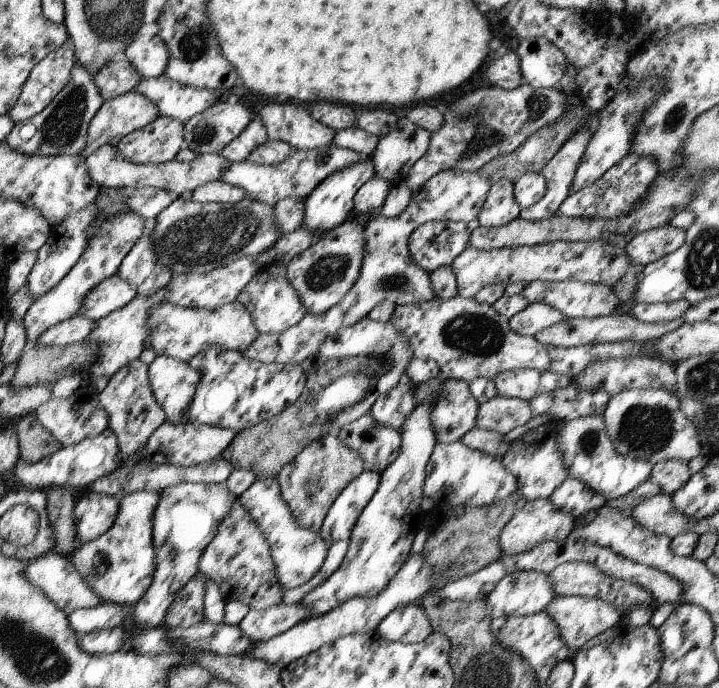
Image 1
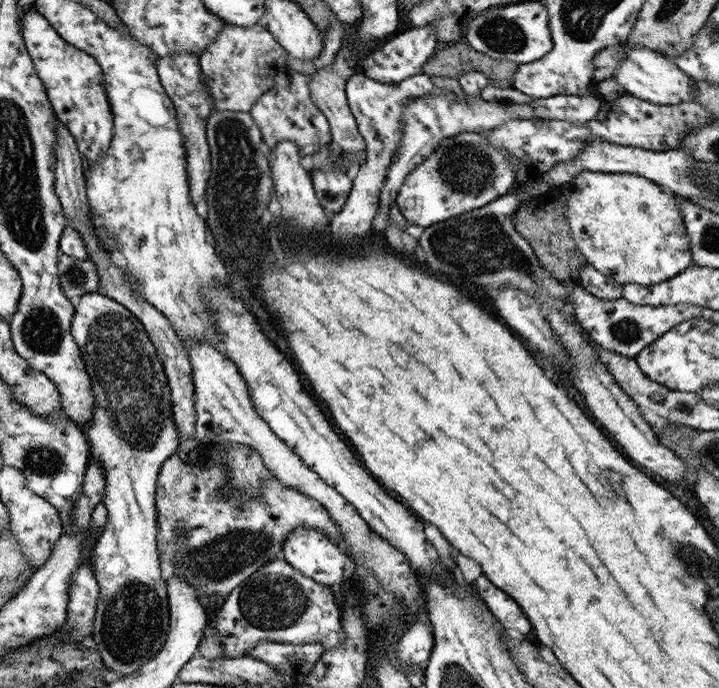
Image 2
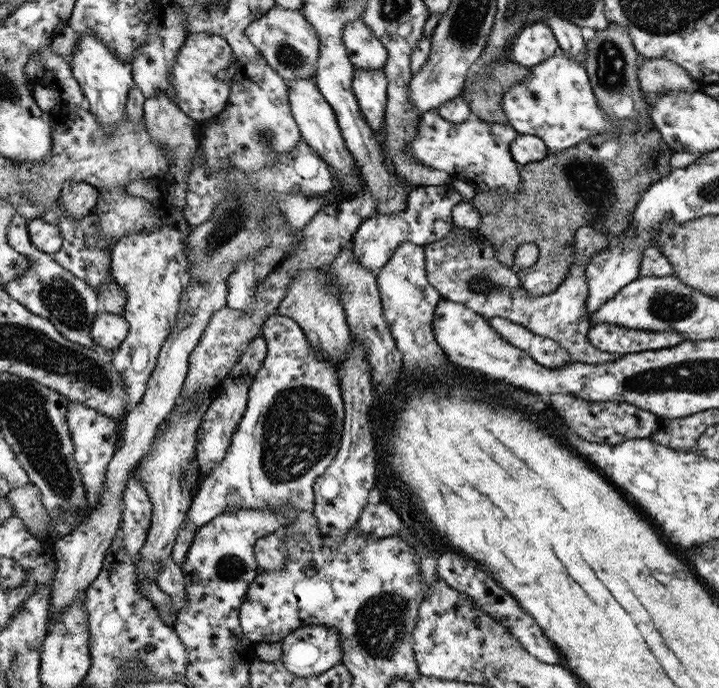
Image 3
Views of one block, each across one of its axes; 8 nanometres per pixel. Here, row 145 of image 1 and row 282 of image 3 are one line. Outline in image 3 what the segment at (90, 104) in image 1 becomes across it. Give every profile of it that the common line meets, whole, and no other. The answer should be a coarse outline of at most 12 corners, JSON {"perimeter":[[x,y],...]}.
{"perimeter":[[28,220],[9,225],[11,247],[32,262],[6,284],[12,298],[95,348],[99,294],[34,248]]}

